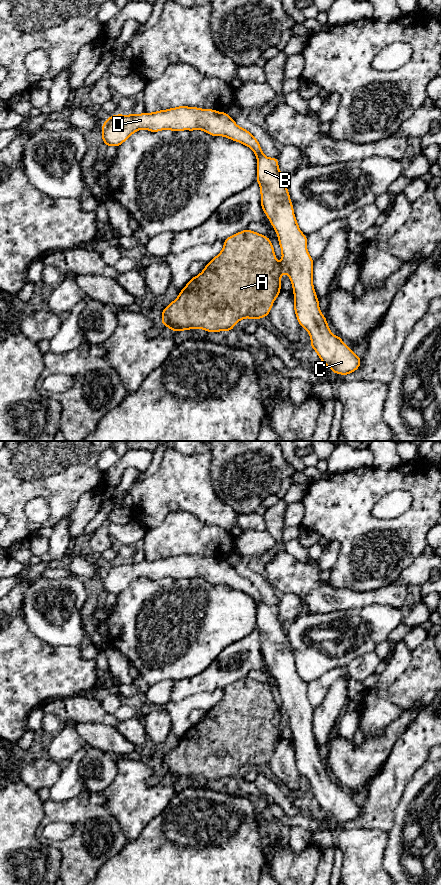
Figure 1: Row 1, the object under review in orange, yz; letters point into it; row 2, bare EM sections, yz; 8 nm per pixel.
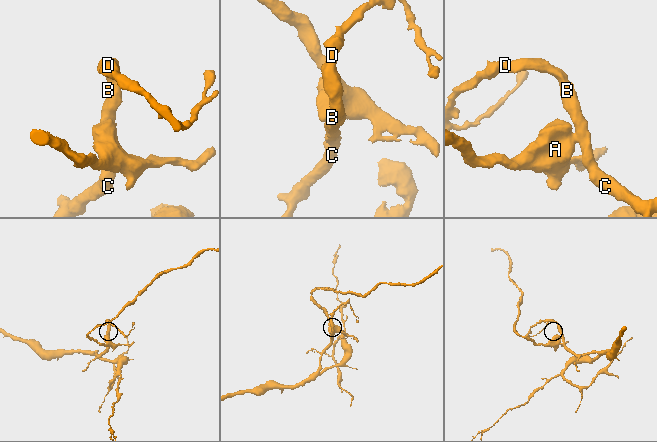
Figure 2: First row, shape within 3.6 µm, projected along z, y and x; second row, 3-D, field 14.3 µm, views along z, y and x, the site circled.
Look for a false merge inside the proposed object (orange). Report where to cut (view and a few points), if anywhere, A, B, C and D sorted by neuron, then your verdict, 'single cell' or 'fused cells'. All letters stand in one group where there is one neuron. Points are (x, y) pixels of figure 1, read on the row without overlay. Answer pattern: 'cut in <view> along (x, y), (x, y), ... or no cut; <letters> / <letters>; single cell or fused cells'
cut in yz along (282, 710), (285, 719); A / B C D; fused cells

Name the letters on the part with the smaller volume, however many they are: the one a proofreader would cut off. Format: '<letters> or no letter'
A

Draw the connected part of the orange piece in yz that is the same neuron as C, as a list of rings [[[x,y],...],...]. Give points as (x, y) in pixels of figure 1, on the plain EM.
[[[178,554],[167,558],[153,561],[143,560],[139,563],[117,562],[110,564],[102,573],[102,587],[106,594],[119,595],[133,581],[140,577],[150,580],[161,578],[183,579],[203,578],[211,584],[224,584],[233,589],[244,592],[251,596],[257,606],[257,628],[260,634],[262,658],[272,672],[282,700],[282,711],[285,720],[291,728],[294,741],[294,759],[298,771],[305,776],[311,785],[311,795],[316,799],[324,813],[327,813],[335,822],[346,824],[356,819],[361,813],[361,807],[347,793],[340,784],[331,781],[326,765],[319,757],[319,748],[313,734],[313,712],[307,698],[307,684],[304,683],[296,669],[293,653],[289,639],[284,630],[284,624],[278,615],[277,605],[266,605],[257,587],[246,577],[239,575],[235,569],[226,561],[213,557],[200,557],[198,555]]]

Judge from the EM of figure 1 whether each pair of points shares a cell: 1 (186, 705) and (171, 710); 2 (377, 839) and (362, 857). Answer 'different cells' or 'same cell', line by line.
1: same cell
2: same cell

